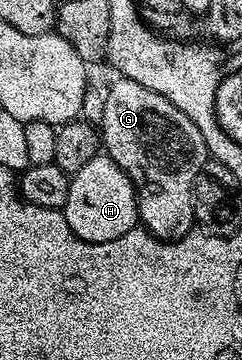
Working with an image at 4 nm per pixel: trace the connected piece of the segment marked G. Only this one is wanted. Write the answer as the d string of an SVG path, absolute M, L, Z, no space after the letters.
M119 77L105 89L101 145L106 156L112 157L135 184L142 228L160 241L178 241L192 232L196 224L195 183L204 172L203 160L208 160L209 154L201 131L193 127L193 119L185 111L177 111L157 91Z

